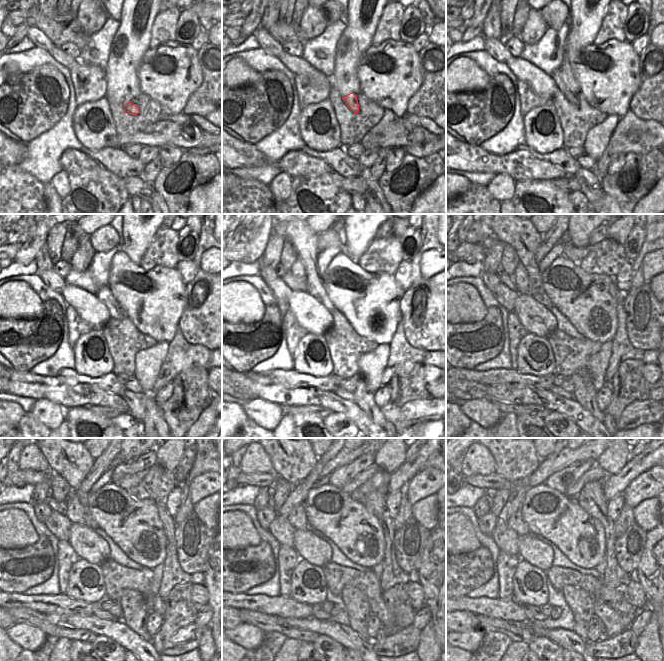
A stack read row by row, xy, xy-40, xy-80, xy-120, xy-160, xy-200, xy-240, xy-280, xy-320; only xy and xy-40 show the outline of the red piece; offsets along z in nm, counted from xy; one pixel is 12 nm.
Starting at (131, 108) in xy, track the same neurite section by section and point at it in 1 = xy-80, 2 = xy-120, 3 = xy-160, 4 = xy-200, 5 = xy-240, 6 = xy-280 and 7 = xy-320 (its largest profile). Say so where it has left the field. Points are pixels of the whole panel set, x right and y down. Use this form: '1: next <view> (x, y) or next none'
1: next xy-80 (556, 76)
2: next xy-120 (104, 295)
3: next xy-160 (304, 240)
4: next xy-200 (520, 234)
5: next xy-240 (72, 461)
6: next xy-280 (292, 460)
7: next xy-320 (515, 459)

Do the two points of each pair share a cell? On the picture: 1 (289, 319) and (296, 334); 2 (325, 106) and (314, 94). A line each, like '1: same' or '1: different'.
1: same
2: different

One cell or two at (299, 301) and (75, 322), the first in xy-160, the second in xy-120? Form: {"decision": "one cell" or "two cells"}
{"decision": "two cells"}

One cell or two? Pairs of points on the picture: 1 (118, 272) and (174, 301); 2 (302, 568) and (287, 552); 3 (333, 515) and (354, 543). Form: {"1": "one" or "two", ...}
{"1": "one", "2": "two", "3": "one"}

